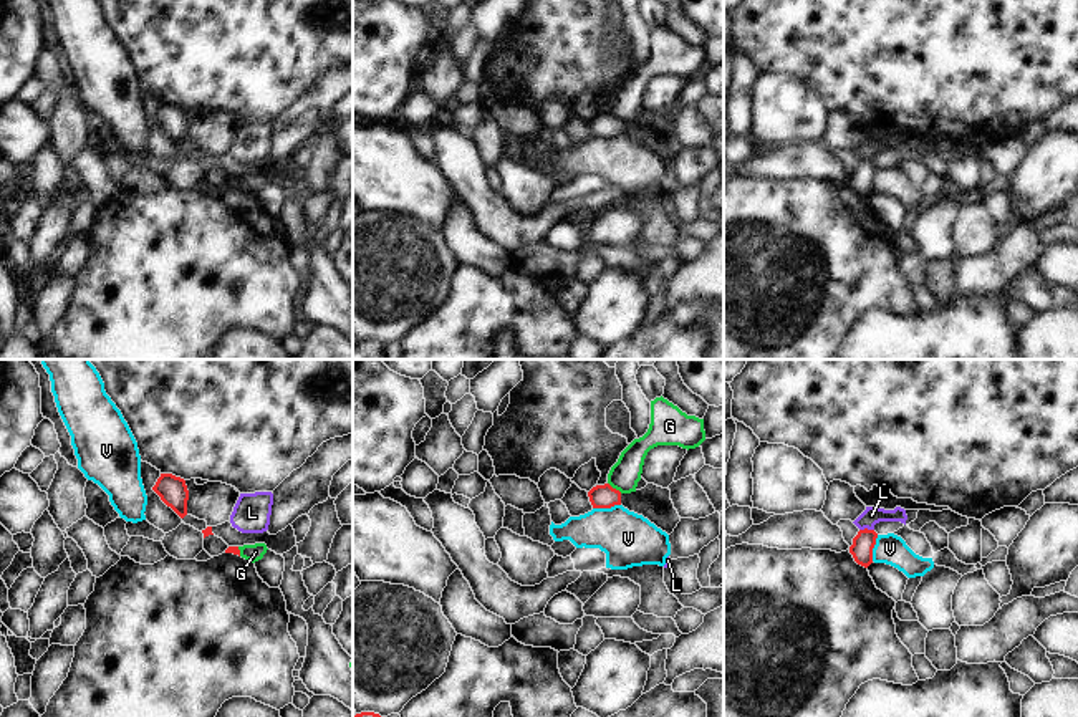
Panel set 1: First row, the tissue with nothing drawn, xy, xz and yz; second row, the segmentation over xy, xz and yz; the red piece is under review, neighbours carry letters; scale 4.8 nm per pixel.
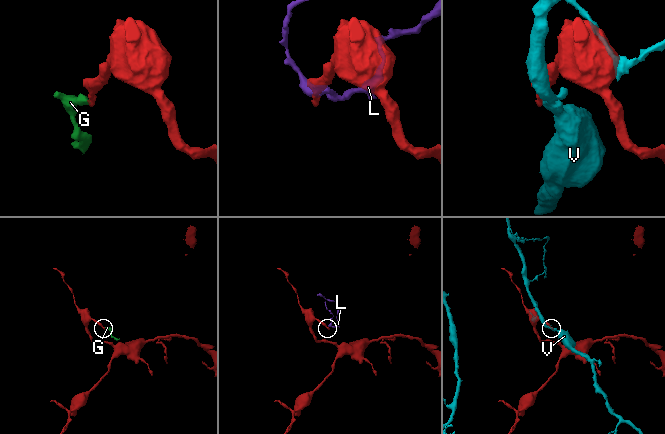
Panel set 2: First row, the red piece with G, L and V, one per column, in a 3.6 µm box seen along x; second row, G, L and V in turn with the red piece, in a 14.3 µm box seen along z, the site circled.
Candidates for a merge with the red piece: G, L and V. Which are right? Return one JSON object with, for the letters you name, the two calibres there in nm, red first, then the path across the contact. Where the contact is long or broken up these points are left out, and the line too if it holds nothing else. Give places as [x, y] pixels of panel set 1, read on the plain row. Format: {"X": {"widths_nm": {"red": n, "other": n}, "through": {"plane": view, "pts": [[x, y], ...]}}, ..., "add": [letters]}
{"add": []}

